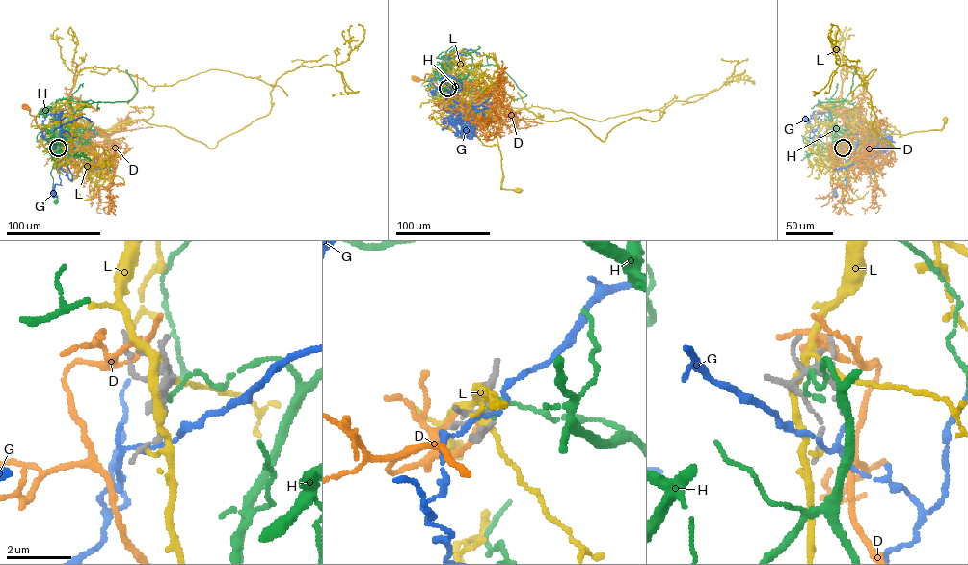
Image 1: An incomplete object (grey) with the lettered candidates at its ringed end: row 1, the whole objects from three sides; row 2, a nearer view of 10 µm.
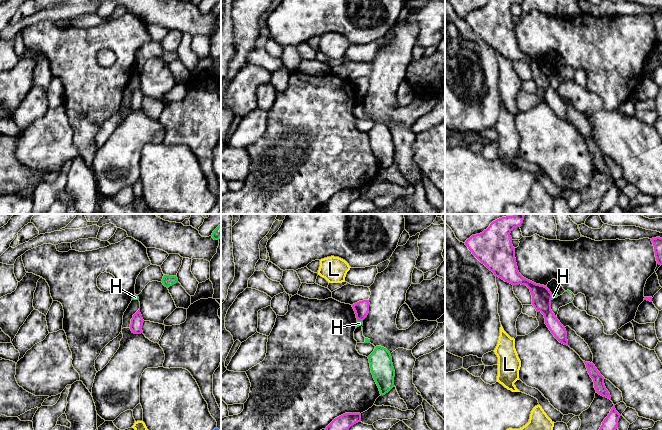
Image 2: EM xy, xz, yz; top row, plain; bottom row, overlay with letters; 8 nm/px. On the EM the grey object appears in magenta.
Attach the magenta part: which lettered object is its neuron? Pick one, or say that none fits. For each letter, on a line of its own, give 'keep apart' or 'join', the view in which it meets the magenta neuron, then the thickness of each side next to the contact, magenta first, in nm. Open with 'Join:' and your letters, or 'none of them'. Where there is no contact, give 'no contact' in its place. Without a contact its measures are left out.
Join: none of them
D: keep apart | no contact
G: keep apart | no contact
H: keep apart | xz | 120/50 nm
L: keep apart | no contact

